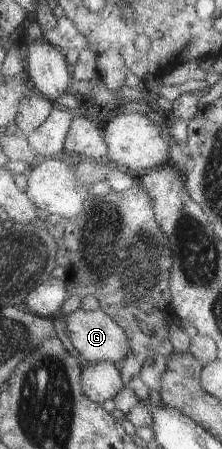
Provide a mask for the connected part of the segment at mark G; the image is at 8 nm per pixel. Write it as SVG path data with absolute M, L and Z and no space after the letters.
M100 308L96 311L77 309L75 312L65 316L66 331L72 345L88 363L98 364L98 362L114 362L125 360L132 355L132 342L128 334L112 320L104 310Z

